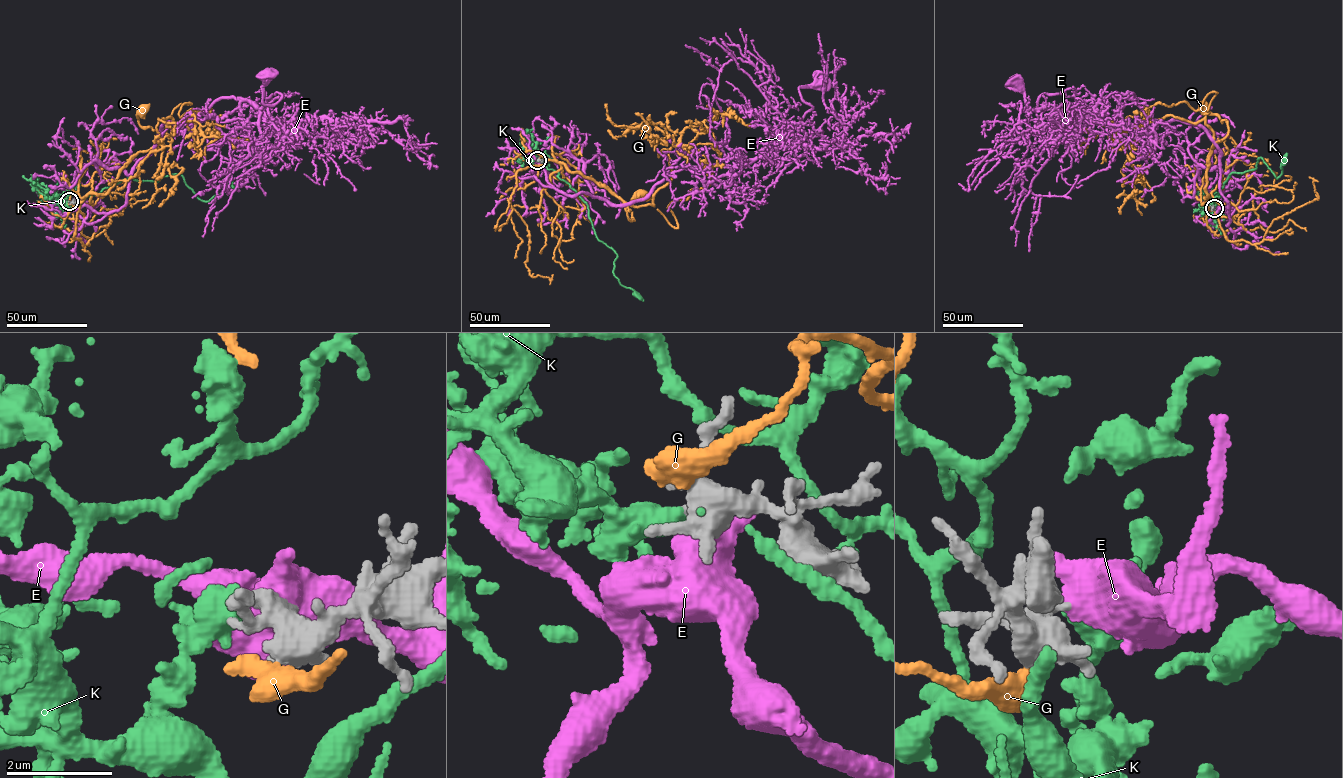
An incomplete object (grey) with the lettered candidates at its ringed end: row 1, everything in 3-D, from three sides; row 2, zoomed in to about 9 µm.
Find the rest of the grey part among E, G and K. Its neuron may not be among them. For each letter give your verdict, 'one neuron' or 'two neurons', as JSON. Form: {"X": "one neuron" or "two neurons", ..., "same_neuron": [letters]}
{"E": "two neurons", "G": "two neurons", "K": "one neuron", "same_neuron": ["K"]}

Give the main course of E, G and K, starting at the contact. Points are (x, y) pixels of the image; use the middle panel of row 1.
E: (538, 160), (561, 191), (627, 204), (674, 172), (760, 158), (811, 110), (800, 87), (822, 82)
G: (537, 159), (541, 155), (562, 162), (571, 172), (603, 185), (623, 202), (632, 220), (626, 207), (641, 193)
K: (537, 160), (532, 160), (559, 173), (586, 203), (597, 238), (617, 254), (613, 274), (638, 296)

